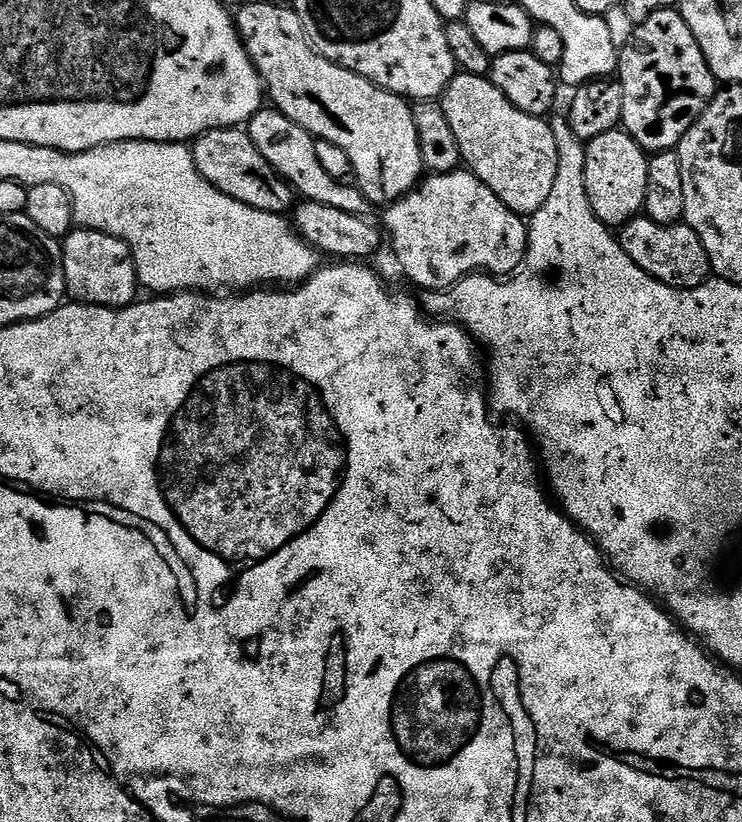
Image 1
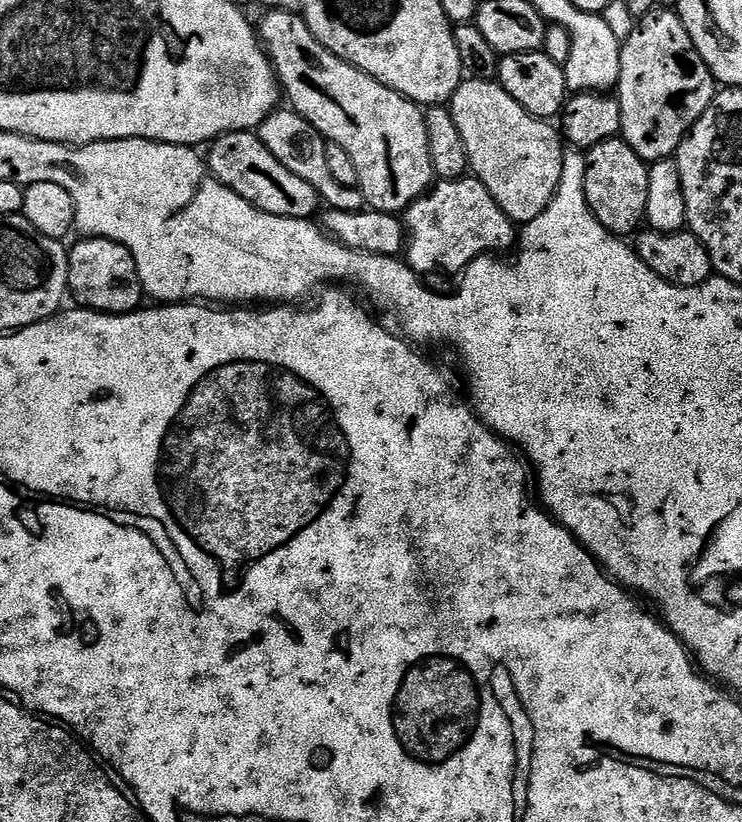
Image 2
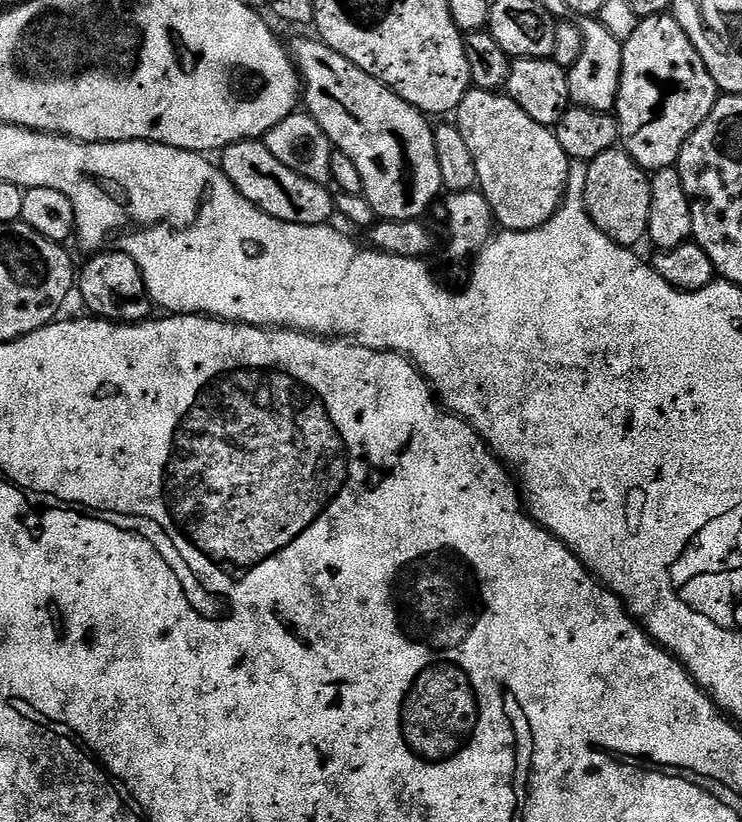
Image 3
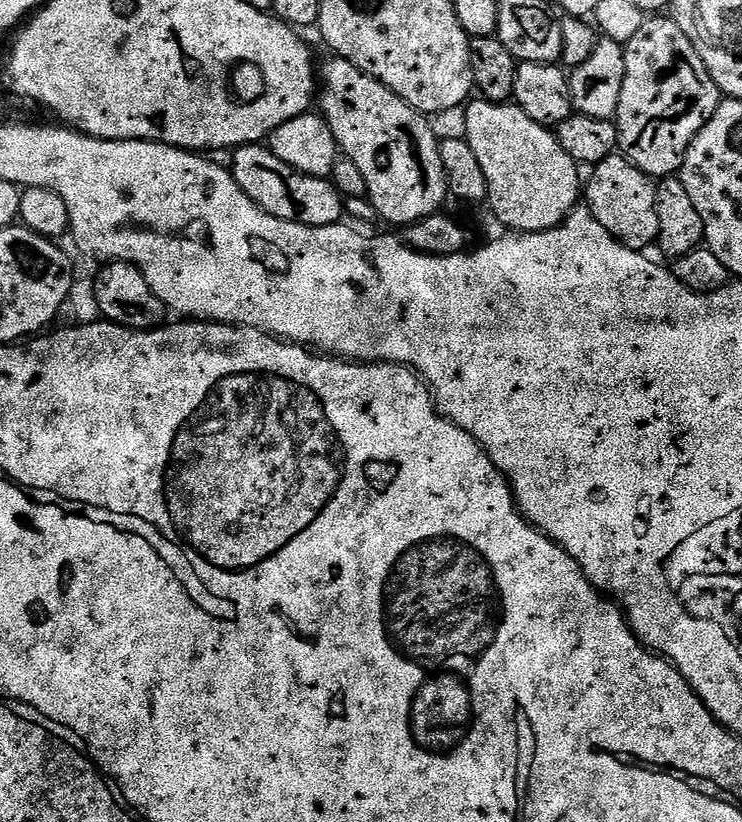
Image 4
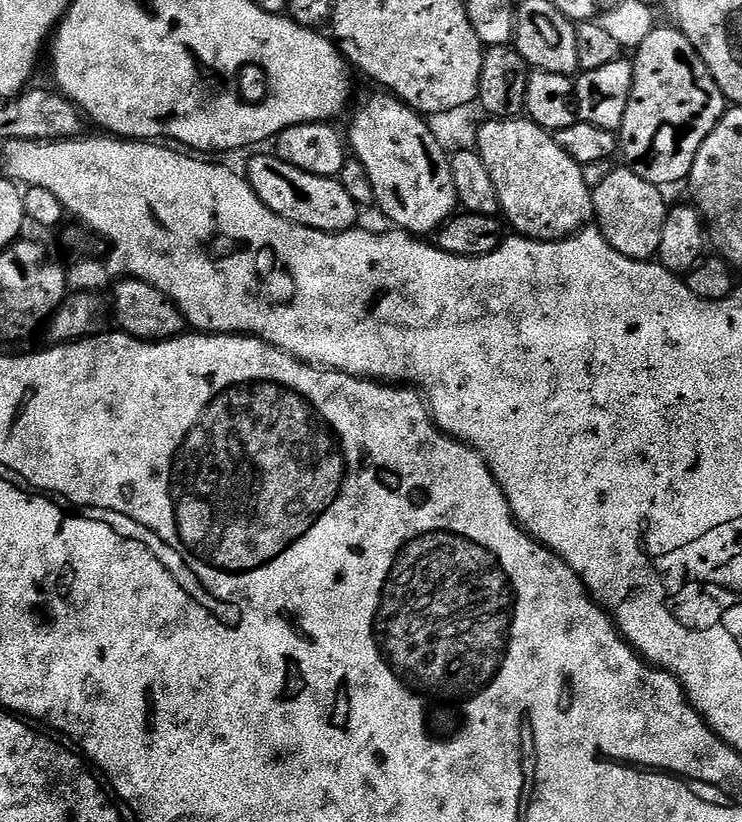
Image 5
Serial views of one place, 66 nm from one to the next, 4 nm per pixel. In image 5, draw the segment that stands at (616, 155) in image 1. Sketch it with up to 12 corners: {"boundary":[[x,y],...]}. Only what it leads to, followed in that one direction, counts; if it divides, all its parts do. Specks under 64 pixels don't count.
{"boundary":[[619,166],[592,188],[595,227],[631,260],[659,253],[669,205]]}

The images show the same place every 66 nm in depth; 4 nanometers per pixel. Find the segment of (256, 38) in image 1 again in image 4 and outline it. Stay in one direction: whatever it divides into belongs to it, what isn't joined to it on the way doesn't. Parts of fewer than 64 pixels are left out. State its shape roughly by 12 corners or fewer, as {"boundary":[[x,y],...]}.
{"boundary":[[337,55],[318,108],[367,203],[407,226],[449,199],[429,117]]}

